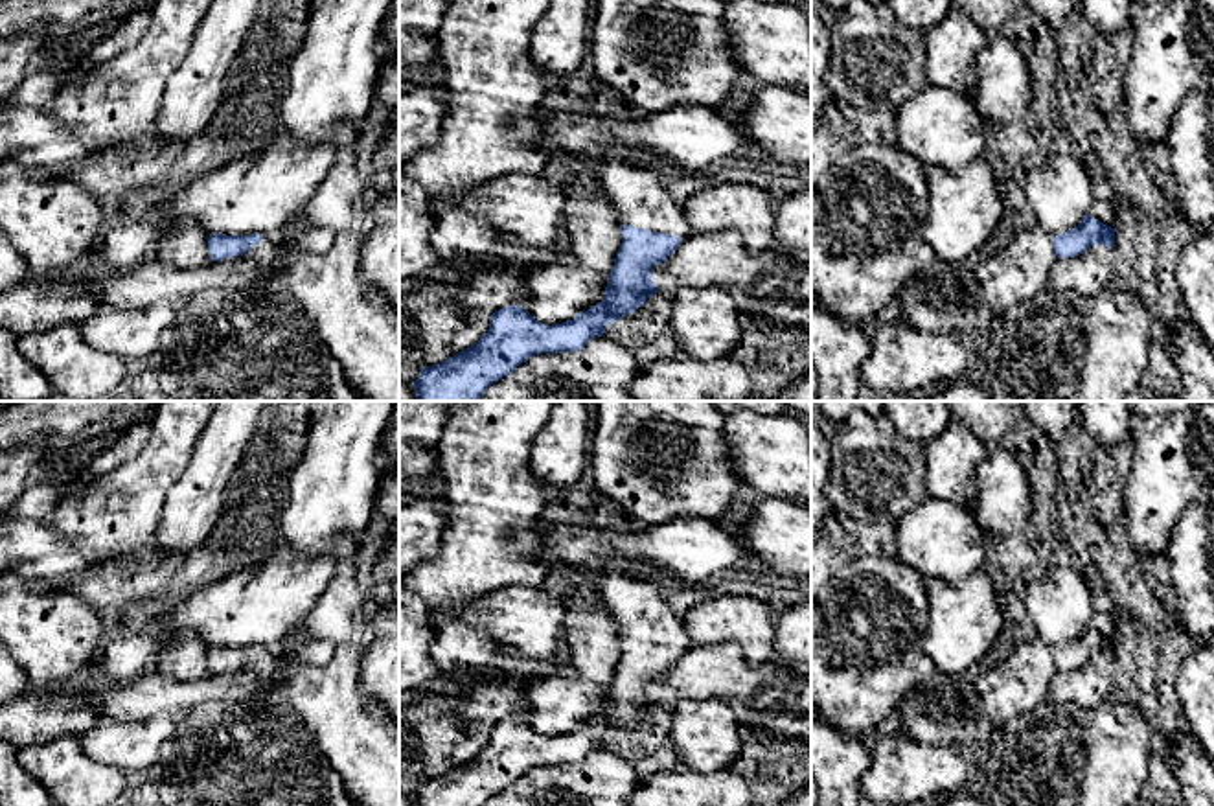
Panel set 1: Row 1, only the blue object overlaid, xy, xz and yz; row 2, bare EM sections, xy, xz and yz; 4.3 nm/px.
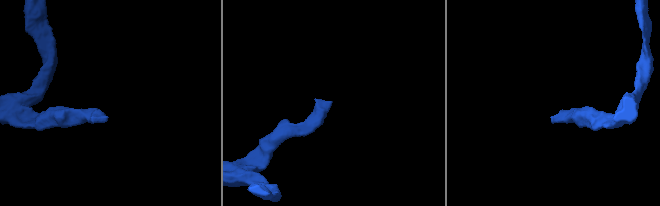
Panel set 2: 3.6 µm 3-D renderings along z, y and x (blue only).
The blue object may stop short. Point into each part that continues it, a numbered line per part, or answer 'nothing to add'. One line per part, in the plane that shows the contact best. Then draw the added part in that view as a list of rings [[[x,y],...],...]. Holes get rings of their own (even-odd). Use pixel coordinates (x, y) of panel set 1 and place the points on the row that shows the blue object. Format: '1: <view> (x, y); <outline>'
1: xz (642, 199); [[[614,155],[596,162],[594,171],[624,223],[677,237],[692,232],[682,206],[671,199],[649,162]]]

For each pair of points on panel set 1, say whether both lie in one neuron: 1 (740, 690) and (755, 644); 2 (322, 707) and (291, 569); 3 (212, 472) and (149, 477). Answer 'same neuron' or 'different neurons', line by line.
1: different neurons
2: different neurons
3: different neurons

